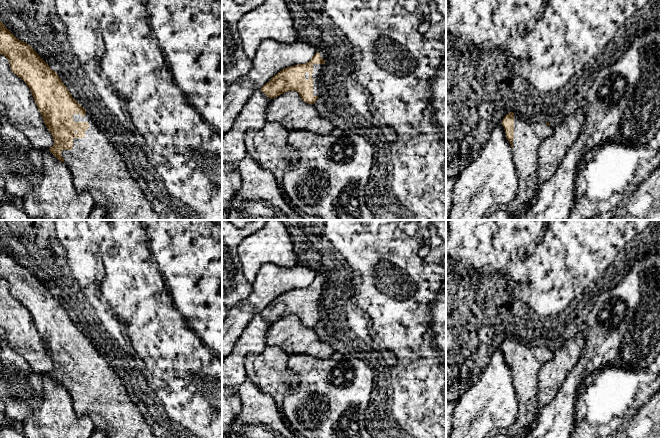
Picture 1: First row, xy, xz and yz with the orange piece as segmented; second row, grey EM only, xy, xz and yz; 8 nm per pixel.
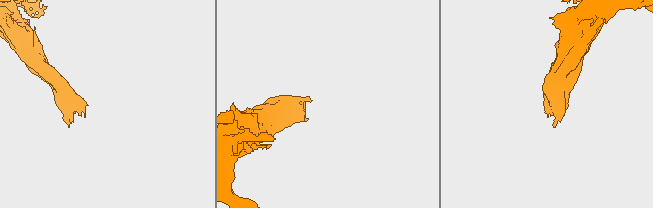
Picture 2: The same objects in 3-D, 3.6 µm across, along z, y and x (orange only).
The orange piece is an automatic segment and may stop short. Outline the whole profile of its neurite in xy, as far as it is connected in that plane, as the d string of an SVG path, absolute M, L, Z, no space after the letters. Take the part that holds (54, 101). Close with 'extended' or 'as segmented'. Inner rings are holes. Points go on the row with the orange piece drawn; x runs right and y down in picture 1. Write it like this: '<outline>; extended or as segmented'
M1 21L0 54L8 59L11 71L20 77L30 88L44 123L54 139L54 145L49 150L59 161L64 162L68 166L76 190L78 192L88 192L92 196L95 205L107 211L109 220L160 220L143 190L130 175L123 157L110 143L95 120L72 97L58 74L49 67L31 46L17 39Z; extended

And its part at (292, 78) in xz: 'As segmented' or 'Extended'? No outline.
Extended

